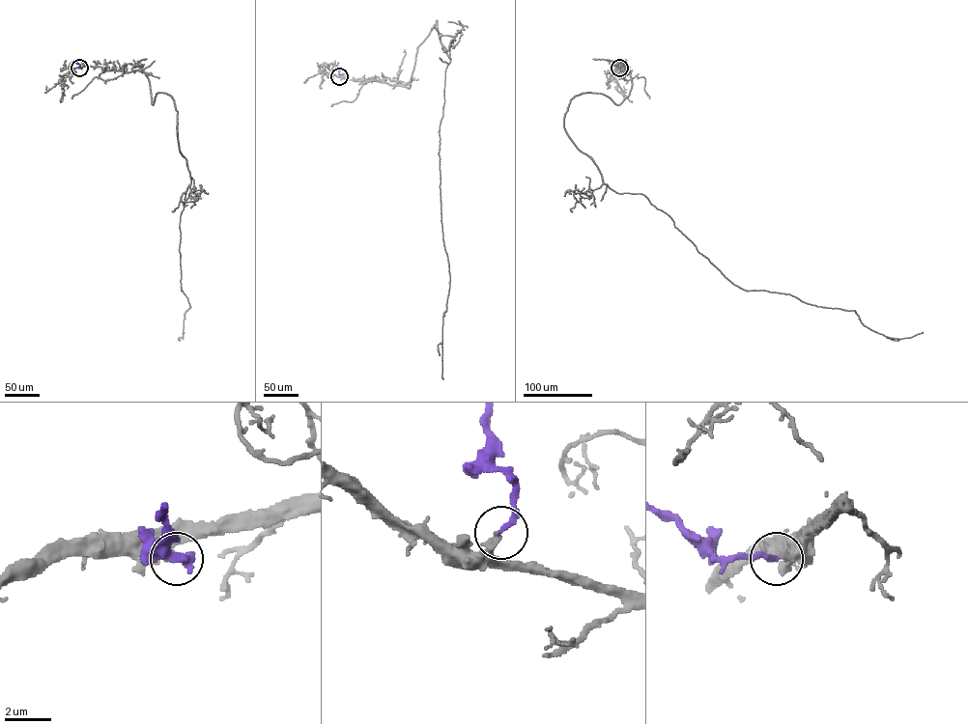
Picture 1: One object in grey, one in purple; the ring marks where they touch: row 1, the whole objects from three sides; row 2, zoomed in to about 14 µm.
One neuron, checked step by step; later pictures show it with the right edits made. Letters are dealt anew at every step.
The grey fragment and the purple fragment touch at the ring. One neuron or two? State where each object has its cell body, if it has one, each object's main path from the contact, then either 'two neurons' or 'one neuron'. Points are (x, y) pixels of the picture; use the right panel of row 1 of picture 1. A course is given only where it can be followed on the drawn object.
no cell body on grey; no cell body on purple; grey runs (619, 68), (620, 104), (582, 93), (564, 119), (605, 183), (644, 195), (743, 290), (923, 333); purple runs (619, 68), (606, 60); two neurons

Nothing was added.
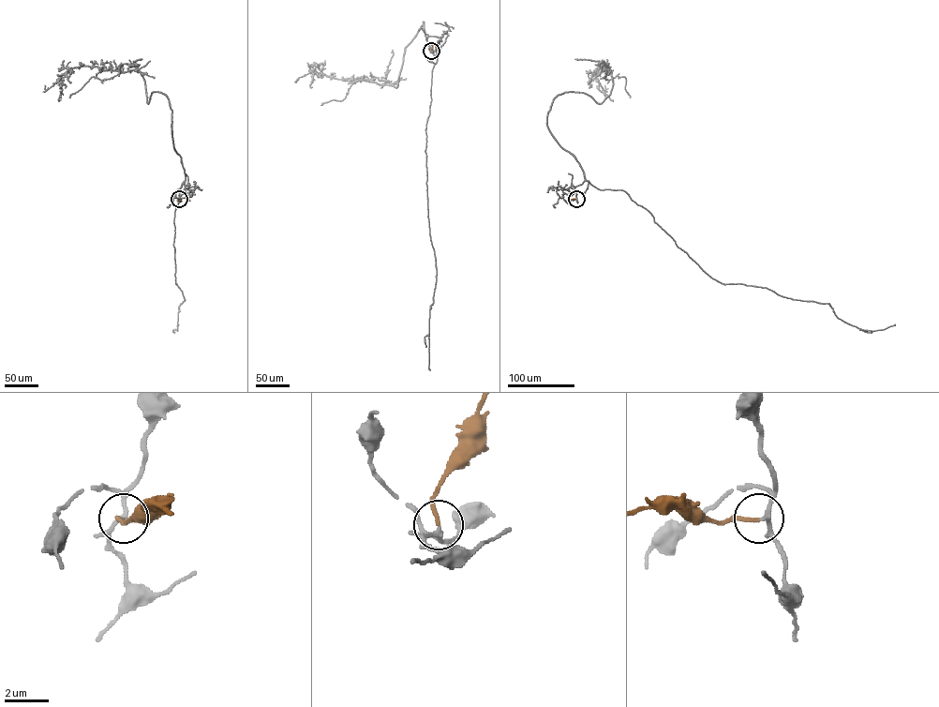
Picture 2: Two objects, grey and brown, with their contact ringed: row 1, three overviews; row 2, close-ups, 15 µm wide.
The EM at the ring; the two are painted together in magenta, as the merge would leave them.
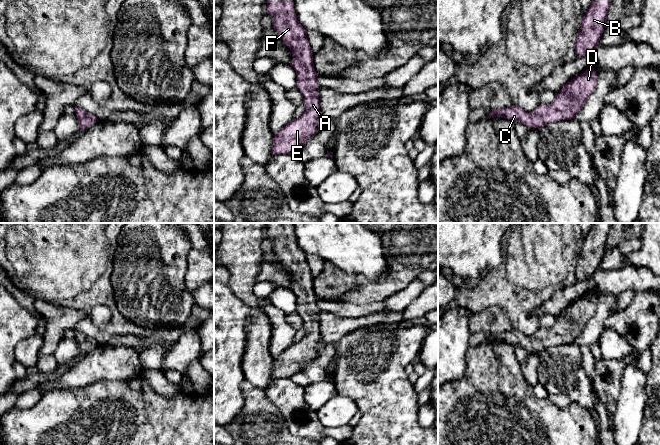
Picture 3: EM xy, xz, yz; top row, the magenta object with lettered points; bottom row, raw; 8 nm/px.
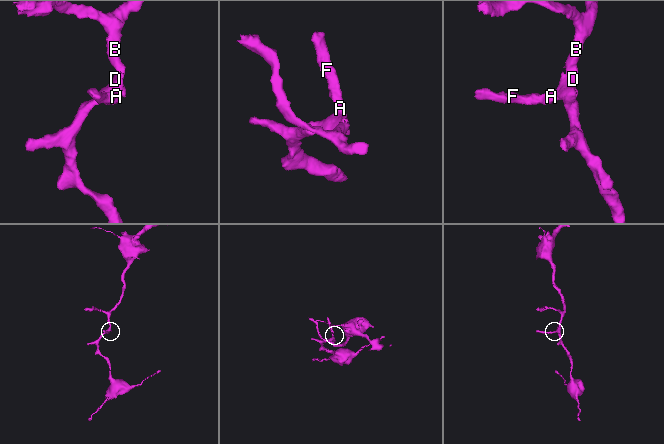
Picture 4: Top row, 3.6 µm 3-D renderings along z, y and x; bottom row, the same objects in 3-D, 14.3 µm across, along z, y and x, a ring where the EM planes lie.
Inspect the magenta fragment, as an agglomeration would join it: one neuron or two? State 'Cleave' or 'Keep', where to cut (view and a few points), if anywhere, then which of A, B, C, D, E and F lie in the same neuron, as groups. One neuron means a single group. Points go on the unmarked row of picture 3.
Keep. No split. Groups: A B C D E F

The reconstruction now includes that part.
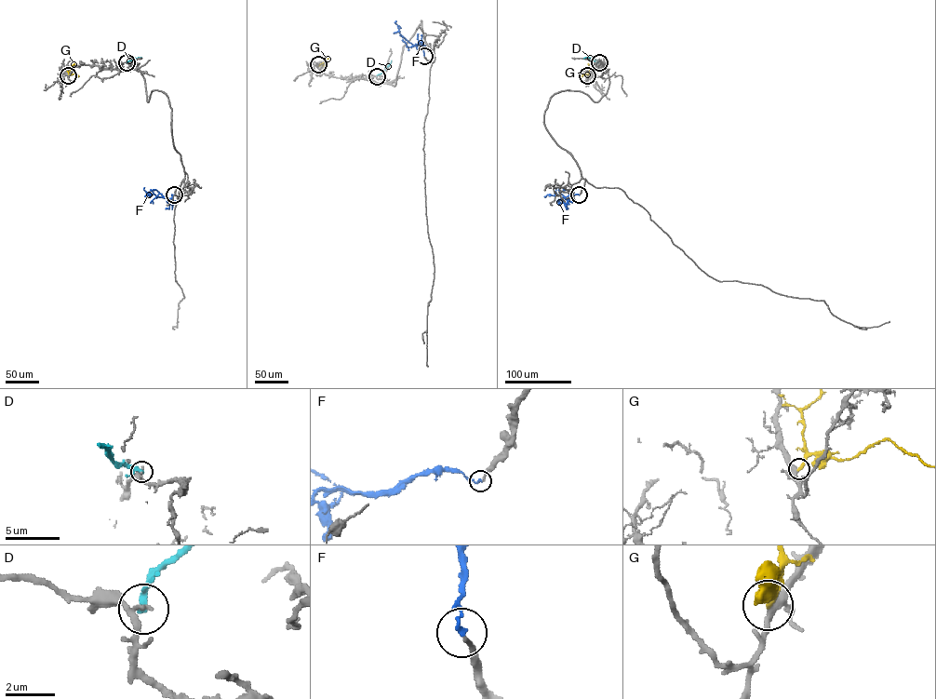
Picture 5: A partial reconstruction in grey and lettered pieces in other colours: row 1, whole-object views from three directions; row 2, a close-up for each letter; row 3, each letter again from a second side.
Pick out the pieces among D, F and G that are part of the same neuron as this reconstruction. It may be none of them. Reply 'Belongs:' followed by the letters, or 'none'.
Belongs: F

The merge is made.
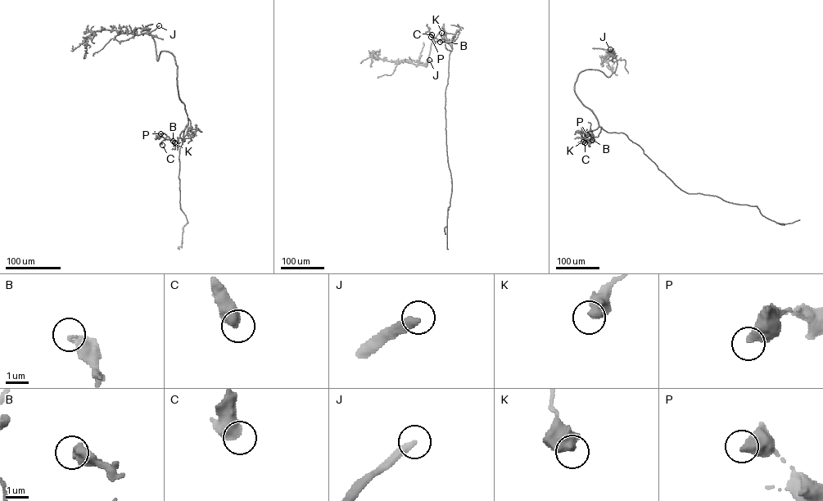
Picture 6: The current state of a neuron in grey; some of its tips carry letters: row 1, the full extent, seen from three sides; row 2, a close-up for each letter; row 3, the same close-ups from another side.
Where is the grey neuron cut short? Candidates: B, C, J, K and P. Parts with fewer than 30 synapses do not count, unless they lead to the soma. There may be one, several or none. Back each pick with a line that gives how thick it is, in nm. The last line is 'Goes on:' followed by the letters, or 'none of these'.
J: 400 nm thick
Goes on: J

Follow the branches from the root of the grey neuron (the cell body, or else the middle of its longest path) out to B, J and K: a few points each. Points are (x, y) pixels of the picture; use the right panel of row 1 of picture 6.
B: (614, 132), (608, 133), (601, 128), (597, 137), (588, 139), (592, 140)
J: (614, 132), (599, 126), (574, 90), (581, 71), (598, 69), (608, 77), (614, 71), (617, 61), (610, 49)
K: (614, 132), (608, 133), (601, 128), (597, 137), (589, 139), (589, 143), (583, 142)

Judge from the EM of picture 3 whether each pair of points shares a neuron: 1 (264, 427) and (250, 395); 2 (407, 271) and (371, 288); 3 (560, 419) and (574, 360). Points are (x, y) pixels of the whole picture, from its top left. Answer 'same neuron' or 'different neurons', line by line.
1: same neuron
2: same neuron
3: different neurons

